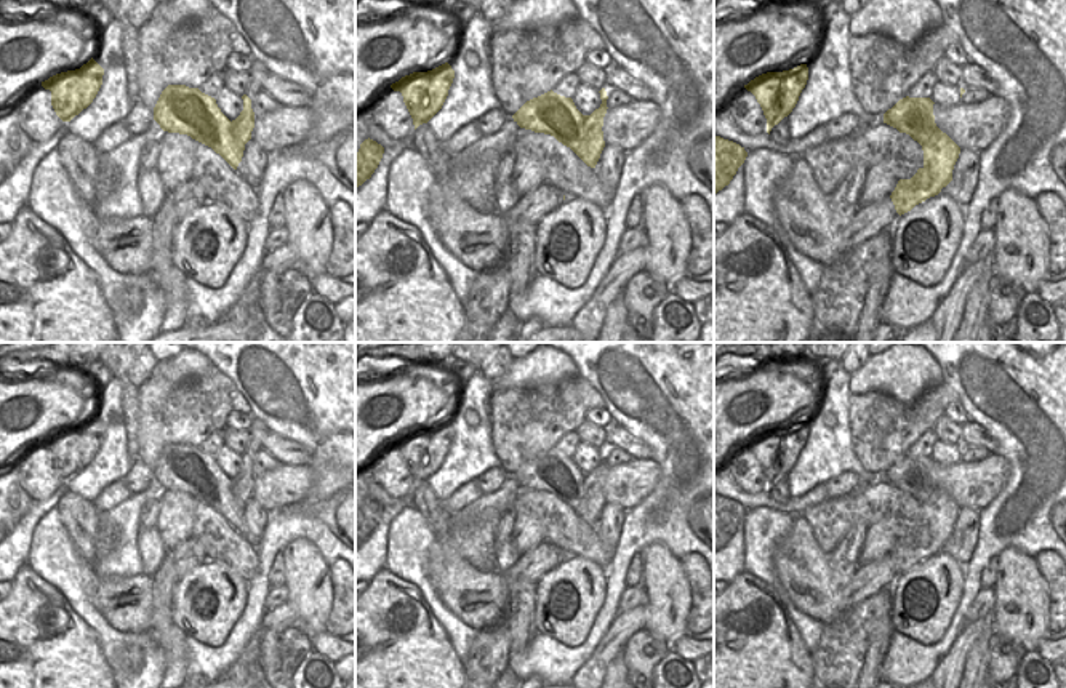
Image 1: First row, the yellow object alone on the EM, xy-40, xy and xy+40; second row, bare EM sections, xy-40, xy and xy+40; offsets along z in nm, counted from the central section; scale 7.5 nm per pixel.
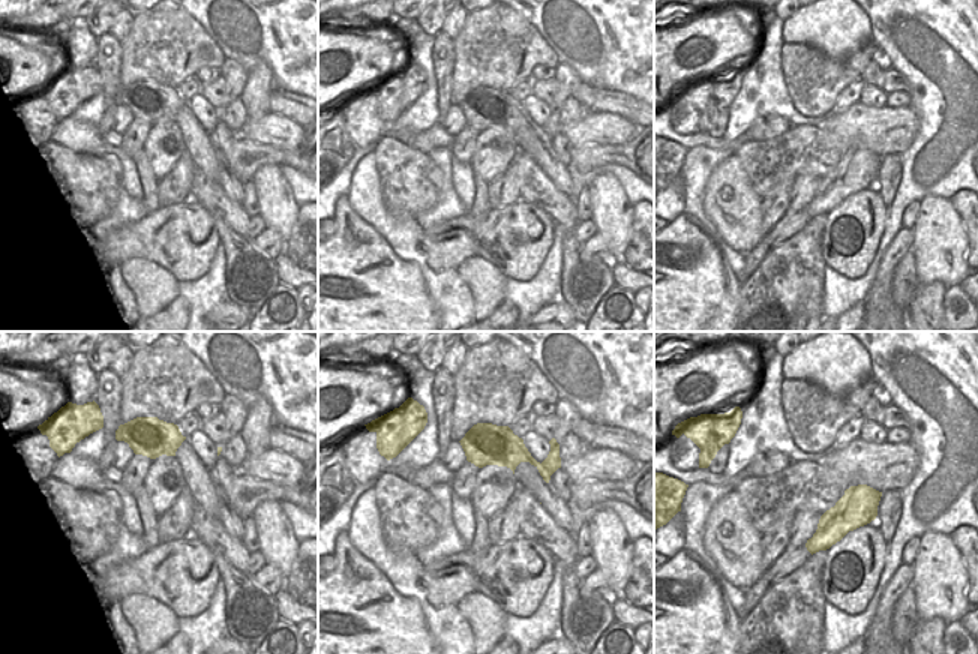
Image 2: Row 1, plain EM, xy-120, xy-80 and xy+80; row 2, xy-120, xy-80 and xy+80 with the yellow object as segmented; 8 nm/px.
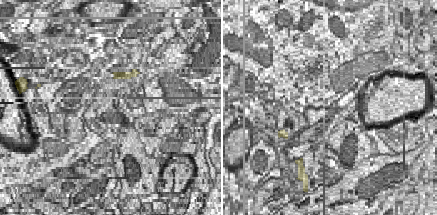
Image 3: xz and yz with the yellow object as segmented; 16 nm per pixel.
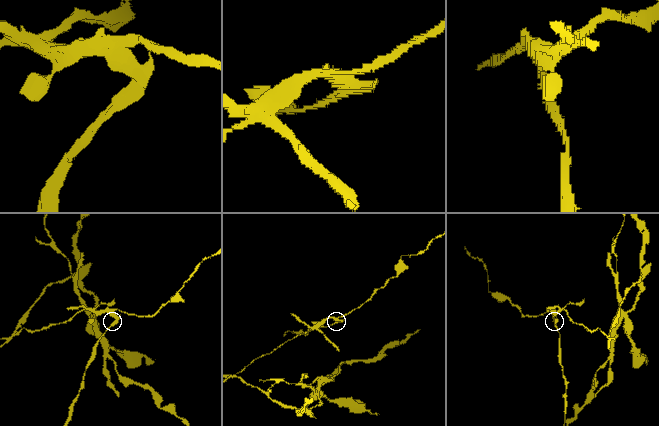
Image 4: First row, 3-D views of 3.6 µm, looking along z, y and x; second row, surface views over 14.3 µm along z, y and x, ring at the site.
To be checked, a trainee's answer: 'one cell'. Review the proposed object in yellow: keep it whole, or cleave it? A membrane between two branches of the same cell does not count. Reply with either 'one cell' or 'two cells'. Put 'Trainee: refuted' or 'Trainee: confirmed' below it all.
two cells
Trainee: refuted

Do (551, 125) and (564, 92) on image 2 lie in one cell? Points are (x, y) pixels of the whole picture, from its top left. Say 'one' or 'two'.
one

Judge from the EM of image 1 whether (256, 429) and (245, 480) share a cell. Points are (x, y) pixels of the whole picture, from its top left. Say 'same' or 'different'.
same

